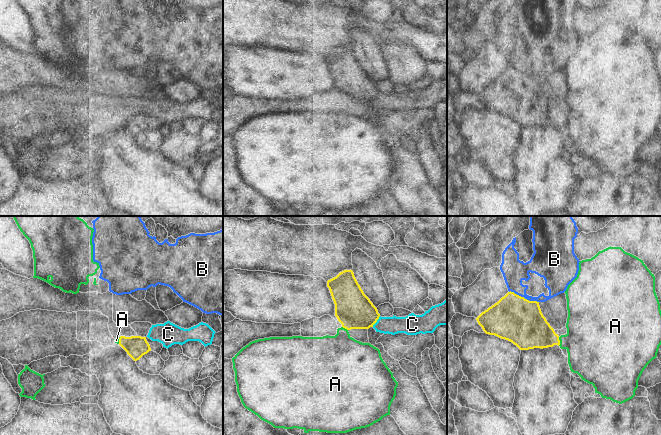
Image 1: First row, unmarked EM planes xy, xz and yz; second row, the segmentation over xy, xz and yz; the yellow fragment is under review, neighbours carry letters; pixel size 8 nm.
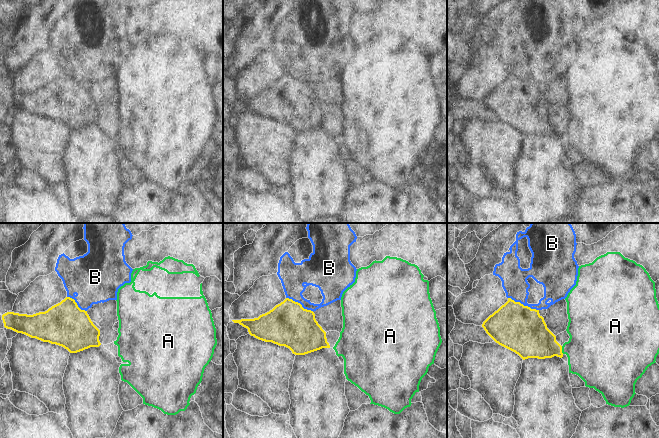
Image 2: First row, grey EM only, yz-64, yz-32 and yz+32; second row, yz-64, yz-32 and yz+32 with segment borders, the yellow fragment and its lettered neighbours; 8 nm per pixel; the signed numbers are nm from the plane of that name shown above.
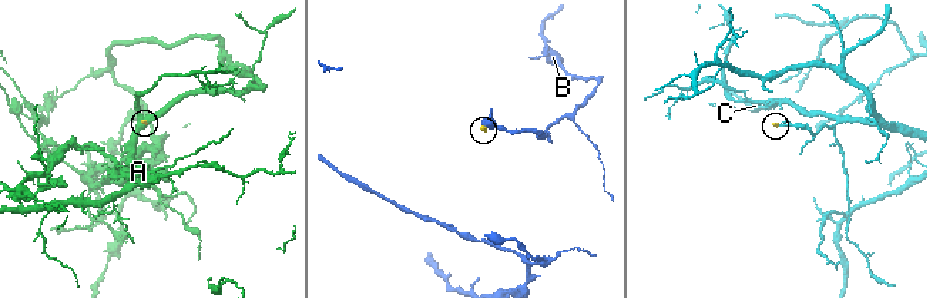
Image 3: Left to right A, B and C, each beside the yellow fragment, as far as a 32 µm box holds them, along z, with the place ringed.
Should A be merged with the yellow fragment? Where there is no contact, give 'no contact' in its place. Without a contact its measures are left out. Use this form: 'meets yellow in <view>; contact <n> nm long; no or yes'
meets yellow in yz; contact 70 nm long; no

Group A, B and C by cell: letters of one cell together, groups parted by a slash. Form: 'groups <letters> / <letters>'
groups A / B / C

